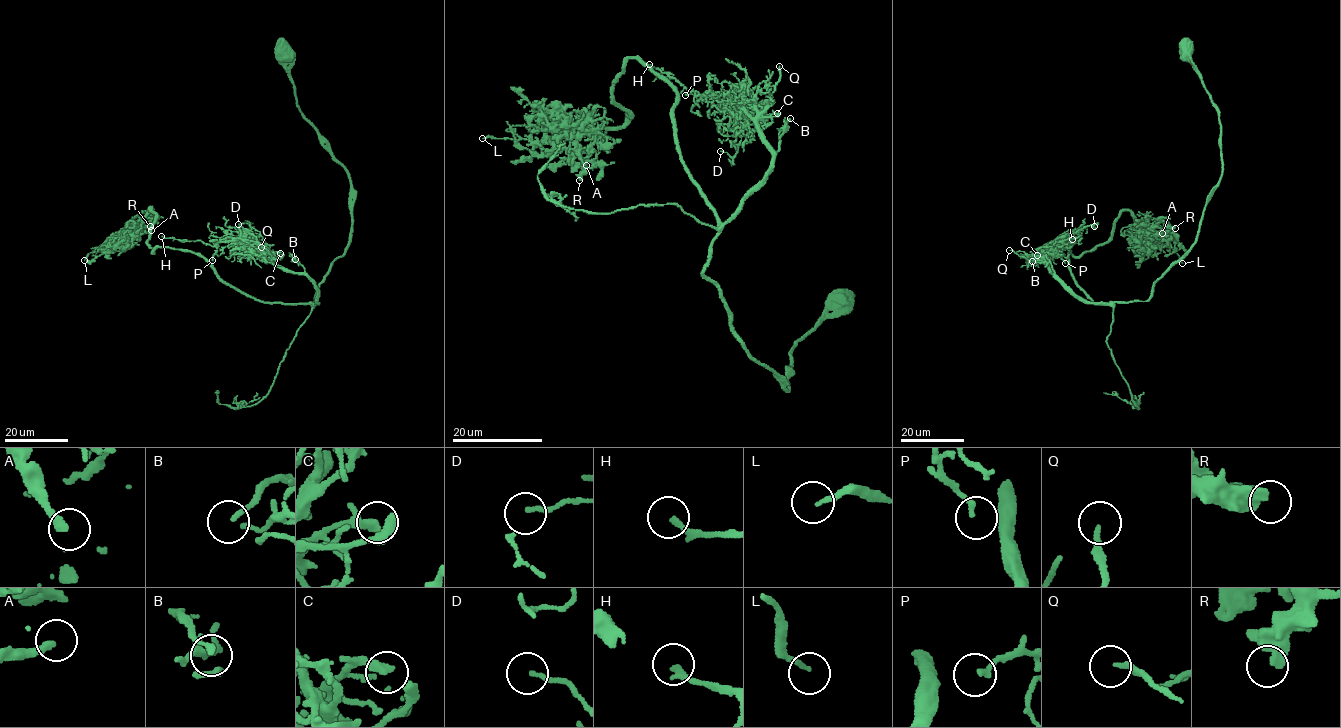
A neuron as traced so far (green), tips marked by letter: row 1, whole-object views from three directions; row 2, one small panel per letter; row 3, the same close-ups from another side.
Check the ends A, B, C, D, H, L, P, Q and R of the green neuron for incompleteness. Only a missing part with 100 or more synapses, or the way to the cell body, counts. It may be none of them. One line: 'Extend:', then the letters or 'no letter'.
Extend: no letter

